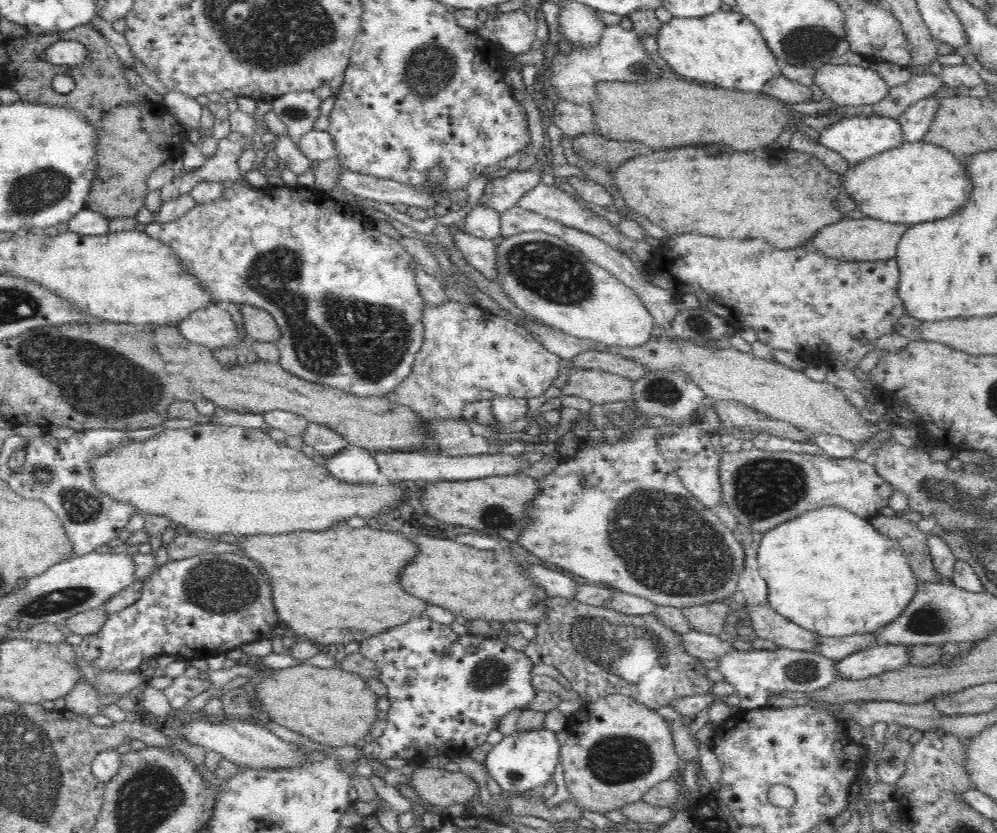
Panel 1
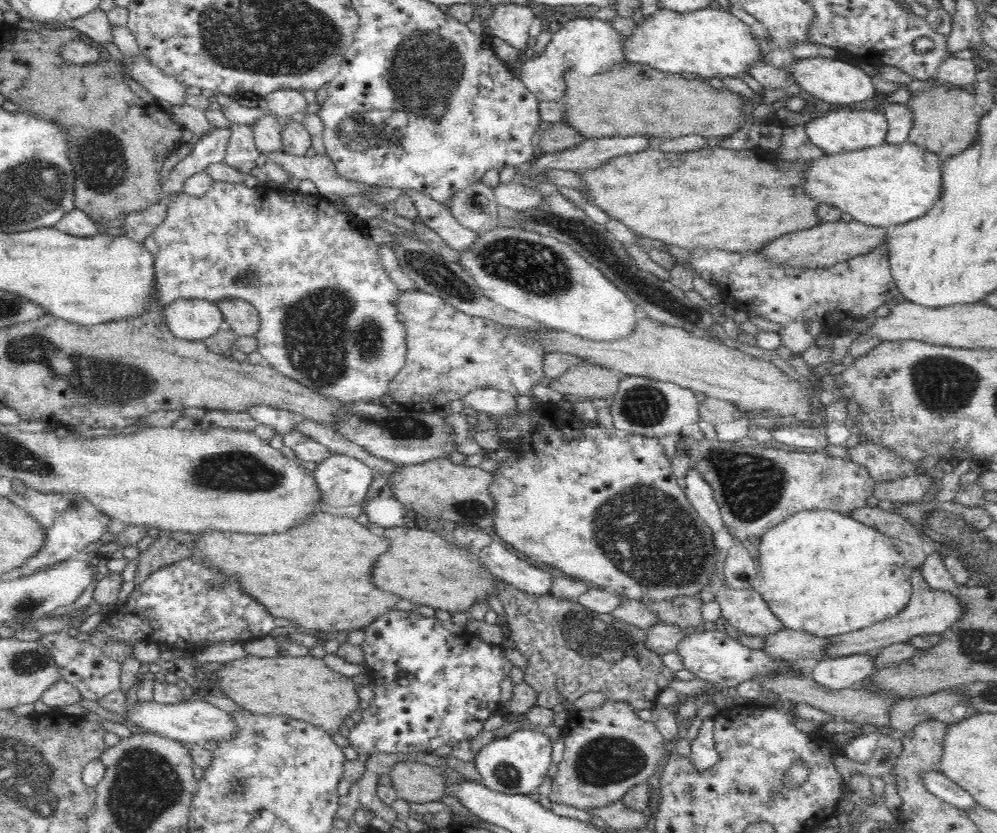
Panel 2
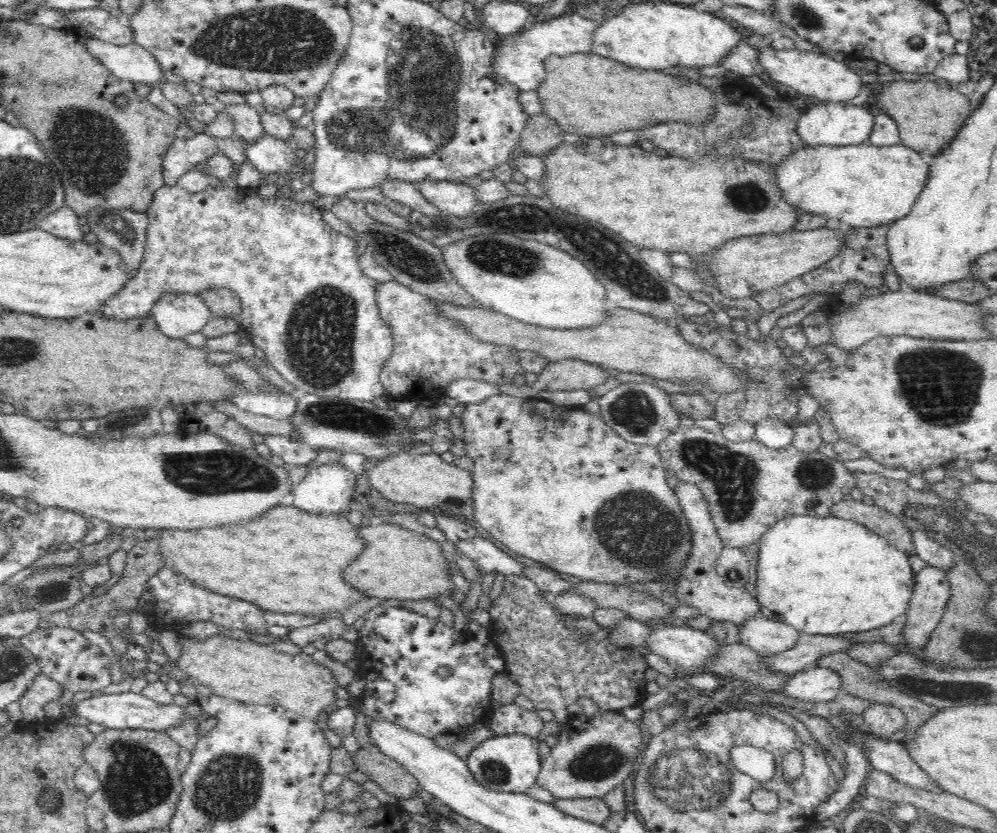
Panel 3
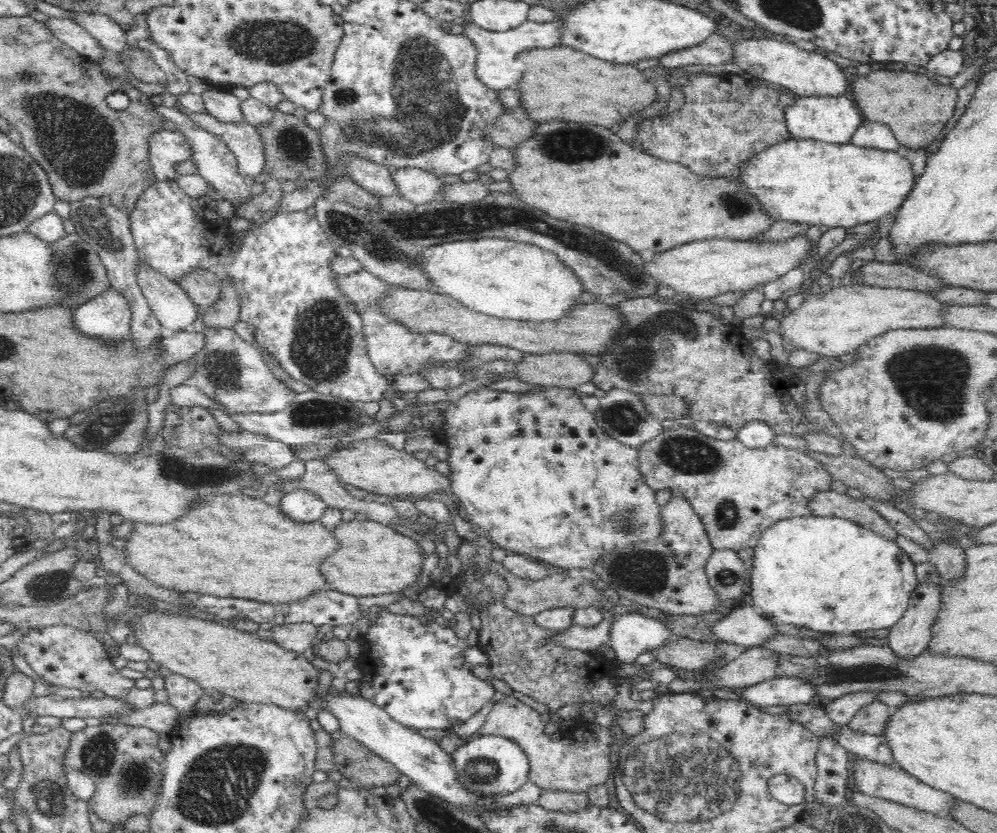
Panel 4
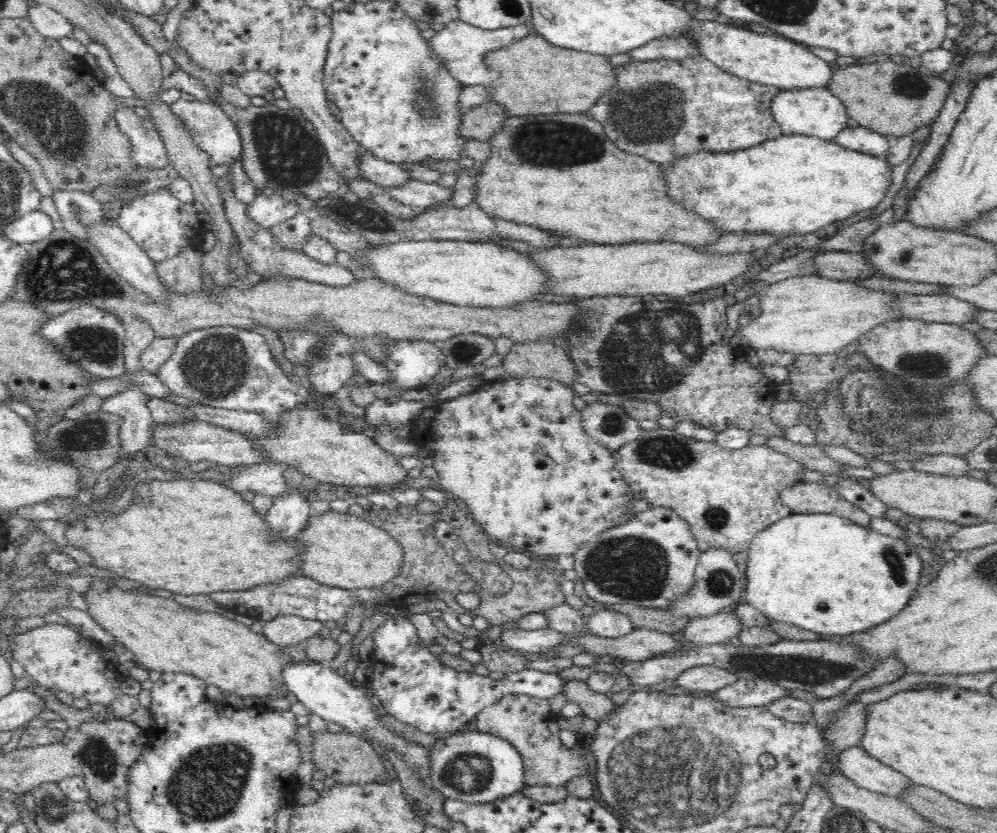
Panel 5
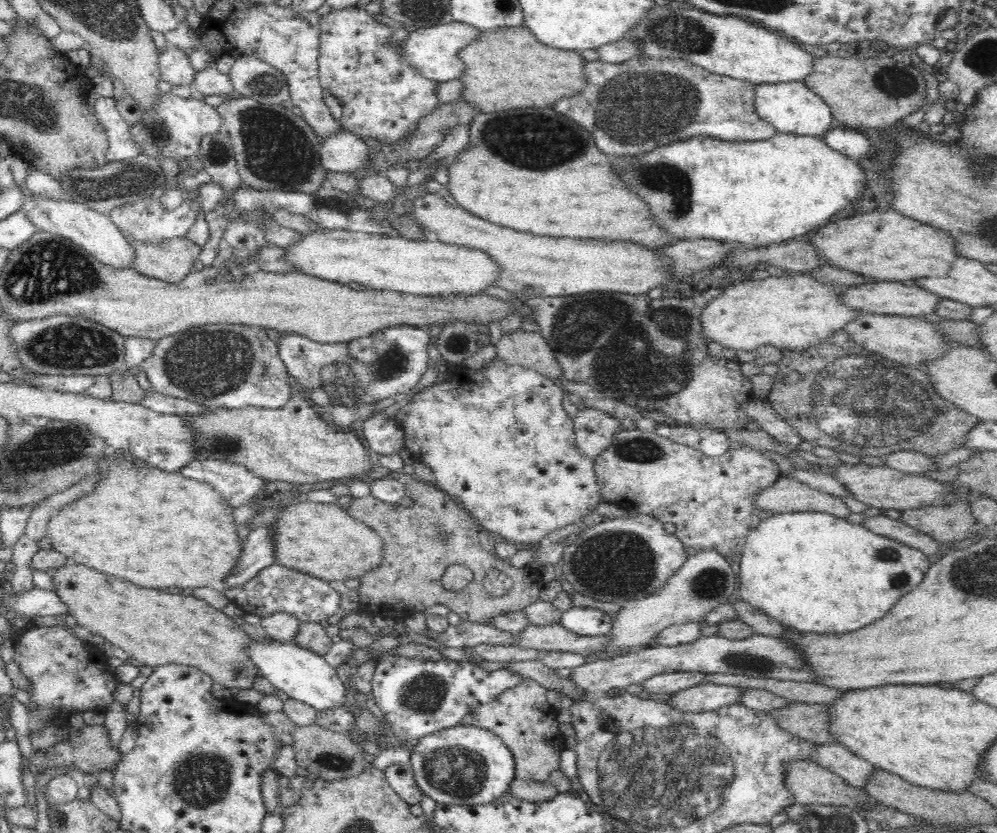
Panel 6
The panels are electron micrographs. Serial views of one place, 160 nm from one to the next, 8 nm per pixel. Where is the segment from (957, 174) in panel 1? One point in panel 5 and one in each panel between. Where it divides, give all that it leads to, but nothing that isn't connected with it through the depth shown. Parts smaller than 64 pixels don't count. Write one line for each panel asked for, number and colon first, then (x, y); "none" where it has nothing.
2: (889, 185)
3: (864, 185)
4: (813, 182)
5: (796, 184)

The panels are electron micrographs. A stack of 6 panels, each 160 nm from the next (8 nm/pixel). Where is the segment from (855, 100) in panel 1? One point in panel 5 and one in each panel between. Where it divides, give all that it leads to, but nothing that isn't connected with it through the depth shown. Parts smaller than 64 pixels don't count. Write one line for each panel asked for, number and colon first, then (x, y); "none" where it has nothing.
2: (832, 80)
3: (813, 74)
4: (806, 73)
5: (772, 60)

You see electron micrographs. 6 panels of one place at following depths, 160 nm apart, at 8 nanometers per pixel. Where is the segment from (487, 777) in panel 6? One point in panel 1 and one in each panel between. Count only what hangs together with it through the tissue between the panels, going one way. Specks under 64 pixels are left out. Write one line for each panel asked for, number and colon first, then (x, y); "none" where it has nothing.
1: (524, 760)
2: (518, 763)
3: (511, 763)
4: (491, 765)
5: (470, 766)

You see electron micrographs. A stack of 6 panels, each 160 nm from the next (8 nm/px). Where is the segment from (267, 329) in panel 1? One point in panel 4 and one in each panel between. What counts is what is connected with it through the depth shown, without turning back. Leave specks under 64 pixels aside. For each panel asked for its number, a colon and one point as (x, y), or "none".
2: (244, 319)
3: (224, 303)
4: (205, 288)

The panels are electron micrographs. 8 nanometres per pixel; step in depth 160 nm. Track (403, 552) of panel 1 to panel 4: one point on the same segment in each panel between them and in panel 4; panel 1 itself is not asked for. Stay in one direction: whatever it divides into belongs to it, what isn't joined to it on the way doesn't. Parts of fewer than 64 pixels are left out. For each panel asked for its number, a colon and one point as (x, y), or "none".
2: (319, 576)
3: (291, 562)
4: (240, 547)

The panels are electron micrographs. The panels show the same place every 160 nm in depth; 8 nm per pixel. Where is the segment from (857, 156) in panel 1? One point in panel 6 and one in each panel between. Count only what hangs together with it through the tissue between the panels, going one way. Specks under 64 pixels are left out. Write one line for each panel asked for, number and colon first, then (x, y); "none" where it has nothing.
2: (845, 131)
3: (831, 124)
4: (834, 120)
5: (819, 113)
6: (793, 108)

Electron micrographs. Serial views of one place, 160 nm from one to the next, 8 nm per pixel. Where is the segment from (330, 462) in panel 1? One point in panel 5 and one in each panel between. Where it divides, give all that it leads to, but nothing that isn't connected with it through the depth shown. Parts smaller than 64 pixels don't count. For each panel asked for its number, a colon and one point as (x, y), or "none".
2: (345, 481)
3: (330, 488)
4: (304, 505)
5: (290, 514)

